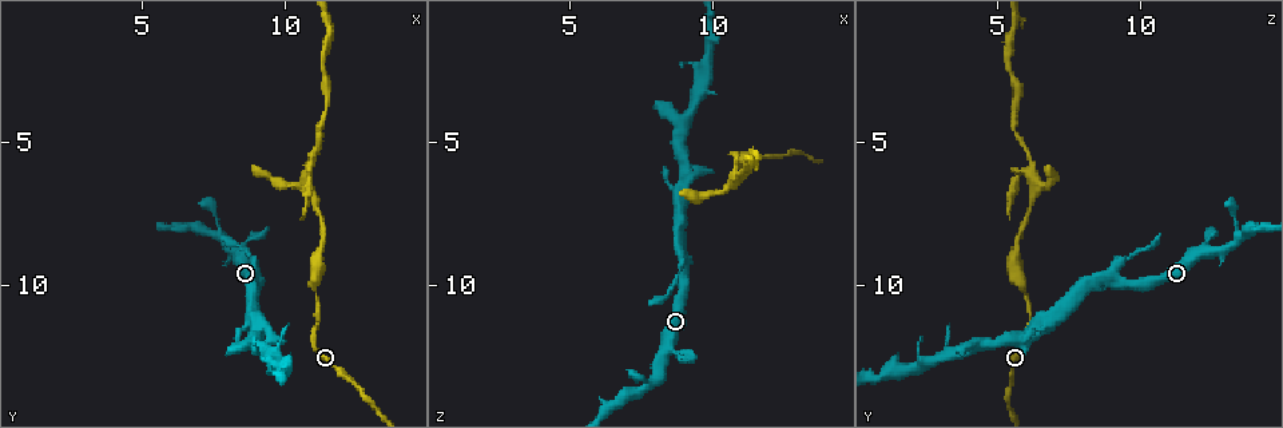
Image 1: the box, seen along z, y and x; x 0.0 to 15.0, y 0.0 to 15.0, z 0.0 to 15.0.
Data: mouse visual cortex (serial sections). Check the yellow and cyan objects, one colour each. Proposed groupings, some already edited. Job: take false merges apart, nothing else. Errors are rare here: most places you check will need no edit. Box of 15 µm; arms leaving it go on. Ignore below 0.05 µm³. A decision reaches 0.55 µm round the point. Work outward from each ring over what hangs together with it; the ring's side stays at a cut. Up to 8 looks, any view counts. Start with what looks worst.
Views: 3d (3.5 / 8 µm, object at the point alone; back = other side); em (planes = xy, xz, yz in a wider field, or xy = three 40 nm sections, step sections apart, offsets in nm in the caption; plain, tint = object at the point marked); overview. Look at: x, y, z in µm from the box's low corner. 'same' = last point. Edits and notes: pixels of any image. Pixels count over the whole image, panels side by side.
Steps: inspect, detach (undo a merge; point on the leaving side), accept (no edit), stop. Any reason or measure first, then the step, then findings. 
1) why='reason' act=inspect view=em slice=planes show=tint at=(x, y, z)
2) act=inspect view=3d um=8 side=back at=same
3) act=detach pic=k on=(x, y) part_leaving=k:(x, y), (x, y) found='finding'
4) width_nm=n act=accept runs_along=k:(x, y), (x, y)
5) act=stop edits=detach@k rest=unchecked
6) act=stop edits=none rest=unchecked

why='arms part here' act=inspect view=3d um=3.5 at=(10.7, 6.0, 6.1)

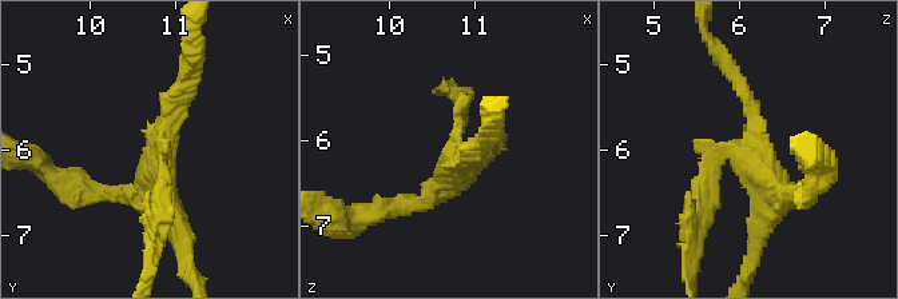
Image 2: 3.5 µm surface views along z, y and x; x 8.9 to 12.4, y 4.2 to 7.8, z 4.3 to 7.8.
act=inspect view=em slice=xy step=3 show=tint at=(10.85, 6.00, 6.20)

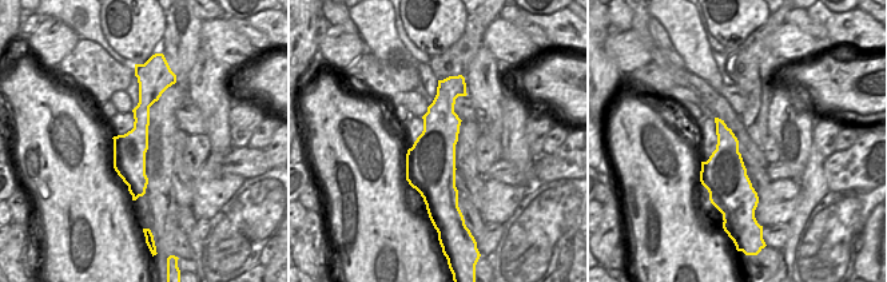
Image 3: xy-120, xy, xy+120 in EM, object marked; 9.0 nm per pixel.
why='another direction' act=inspect view=em slice=xy step=1 show=tint at=same

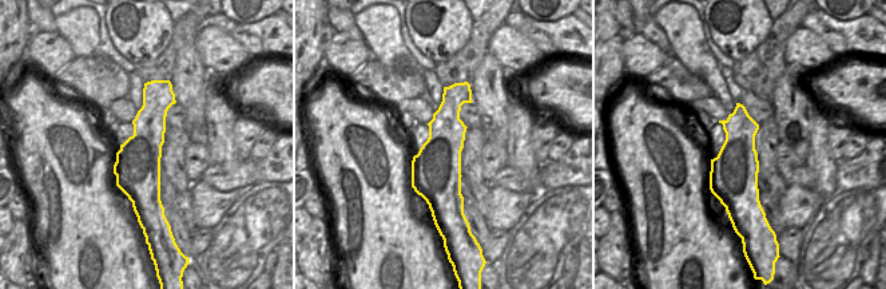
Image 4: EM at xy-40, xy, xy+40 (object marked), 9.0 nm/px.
act=detach pic=2 on=(712, 199) part_leaving=2:(724, 155), (703, 175), (686, 270) found='two cells meet here'

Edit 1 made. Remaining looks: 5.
why='abrupt turn' act=inspect view=3d um=3.5 at=(8.9, 9.7, 9.1)

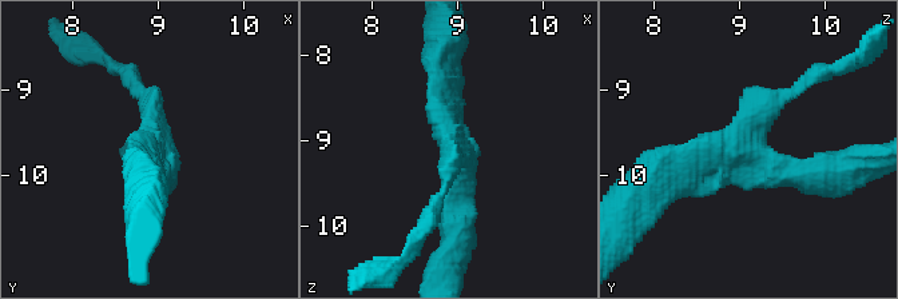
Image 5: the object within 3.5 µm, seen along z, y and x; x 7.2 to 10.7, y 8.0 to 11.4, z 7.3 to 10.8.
arms=3 arm_widths_nm=200,300,350 act=inspect view=em slice=xy step=3 show=tint at=(9.00, 9.70, 9.05)

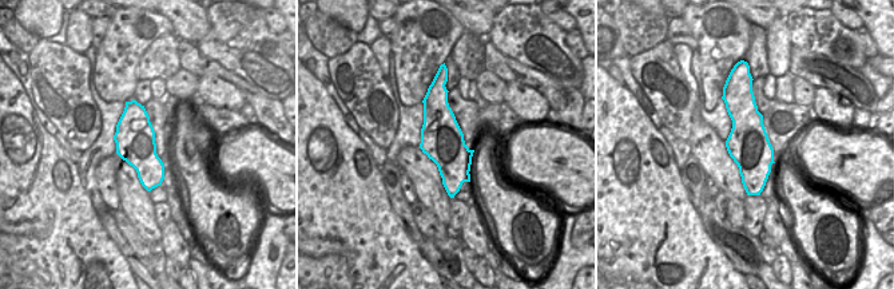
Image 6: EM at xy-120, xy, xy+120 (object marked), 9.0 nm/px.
act=accept runs_along=6:(738, 87), (757, 191) found='continuous, no second cell'

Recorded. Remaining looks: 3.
why='three-way junction' act=inspect view=3d um=3.5 side=back at=(9.1, 11.5, 6.2)

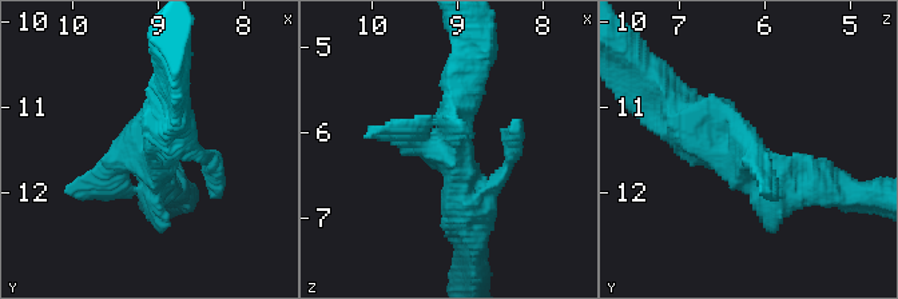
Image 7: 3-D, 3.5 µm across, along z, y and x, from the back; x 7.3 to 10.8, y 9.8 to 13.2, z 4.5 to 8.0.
act=inspect view=em slice=xy step=2 show=plain at=(9.00, 11.60, 6.30)

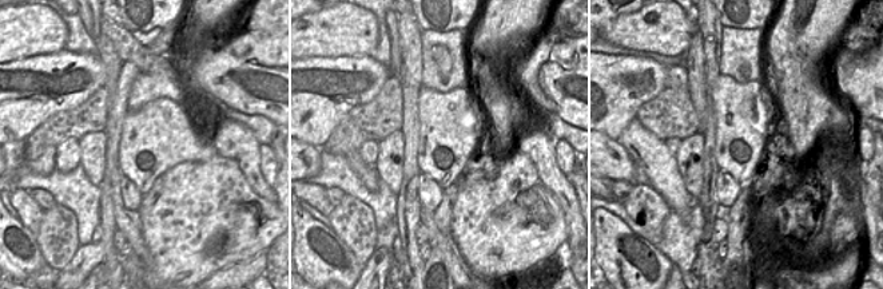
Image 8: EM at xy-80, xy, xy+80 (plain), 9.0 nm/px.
why='where the object lies' act=inspect view=em slice=xy step=2 show=tint at=same

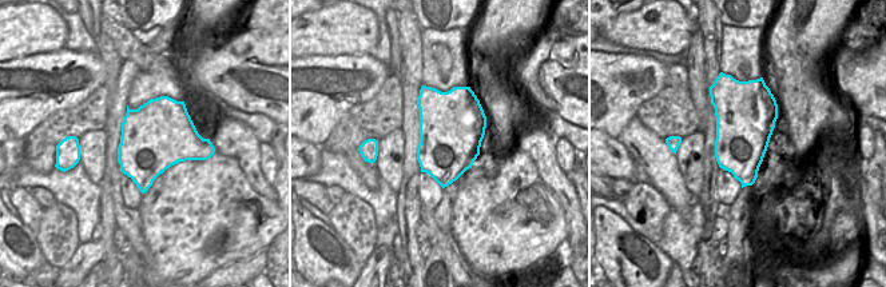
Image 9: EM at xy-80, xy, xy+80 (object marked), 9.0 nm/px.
act=accept runs_along=7:(671, 103), (708, 148), (818, 186) found='continuous, no second cell'

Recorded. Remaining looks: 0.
act=stop edits=detach@2 rest=unchecked

